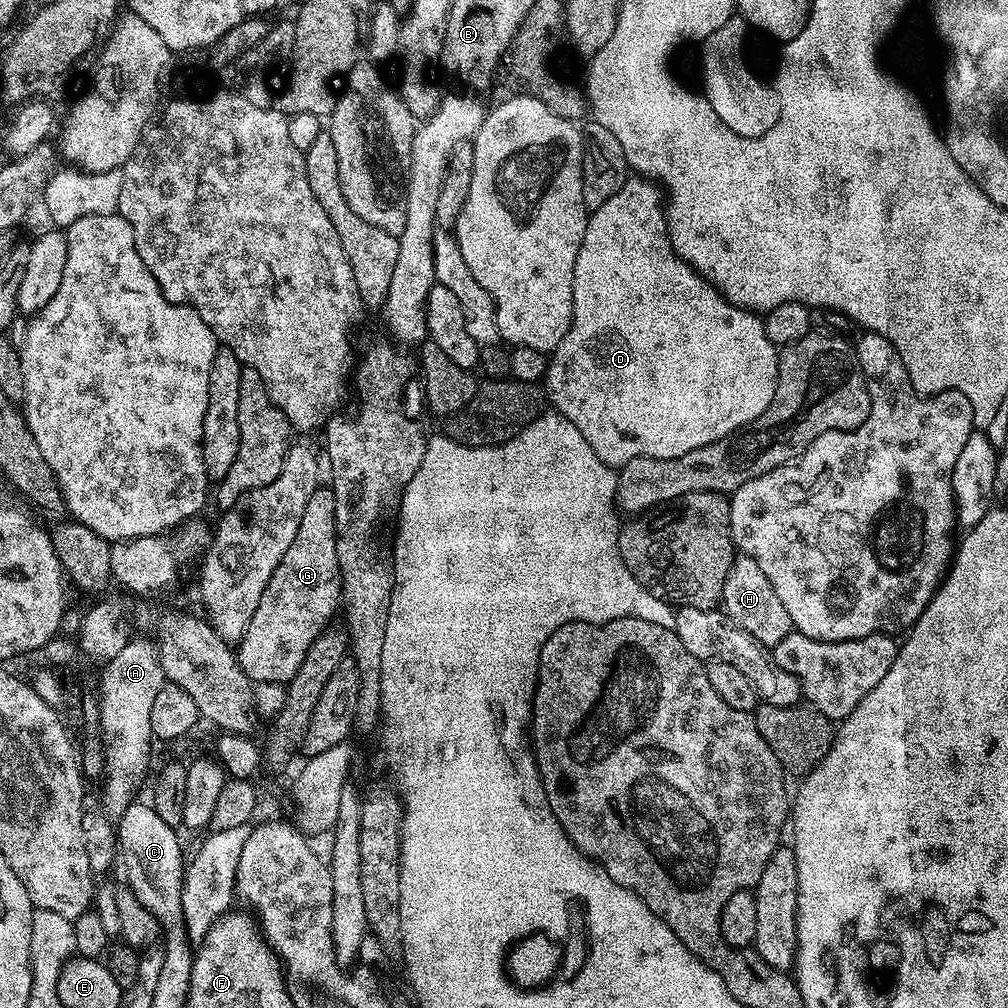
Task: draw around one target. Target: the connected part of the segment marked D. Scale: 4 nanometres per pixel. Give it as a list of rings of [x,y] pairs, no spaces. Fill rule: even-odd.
[[[639,174],[629,175],[628,181],[610,198],[602,202],[602,206],[591,209],[586,226],[586,234],[582,238],[582,246],[574,262],[574,302],[572,303],[572,321],[562,338],[560,345],[550,354],[552,360],[548,364],[548,373],[544,376],[543,387],[548,400],[555,411],[560,412],[567,420],[578,426],[582,438],[595,444],[597,452],[604,456],[605,462],[629,461],[630,458],[674,458],[682,454],[690,454],[690,450],[698,450],[710,442],[718,442],[718,438],[726,438],[739,428],[744,428],[754,418],[758,418],[770,406],[774,398],[774,390],[778,382],[778,362],[780,352],[777,345],[766,338],[764,321],[757,313],[732,304],[708,280],[703,280],[672,249],[668,237],[668,218],[666,204],[662,199],[662,188],[655,180],[647,179]]]

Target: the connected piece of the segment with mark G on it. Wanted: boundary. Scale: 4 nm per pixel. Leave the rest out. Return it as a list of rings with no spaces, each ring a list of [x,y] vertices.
[[[321,486],[314,494],[310,494],[310,502],[306,502],[306,510],[298,522],[298,534],[294,534],[294,542],[290,542],[290,550],[278,562],[274,574],[270,574],[270,582],[266,582],[266,590],[262,590],[262,602],[258,602],[258,610],[254,610],[254,618],[244,631],[238,645],[240,669],[249,680],[255,682],[274,682],[284,684],[294,678],[298,666],[302,666],[302,658],[306,658],[306,650],[314,642],[318,634],[329,627],[332,615],[337,615],[338,605],[342,600],[340,591],[340,567],[338,566],[338,520],[336,524],[336,496],[331,487]]]

